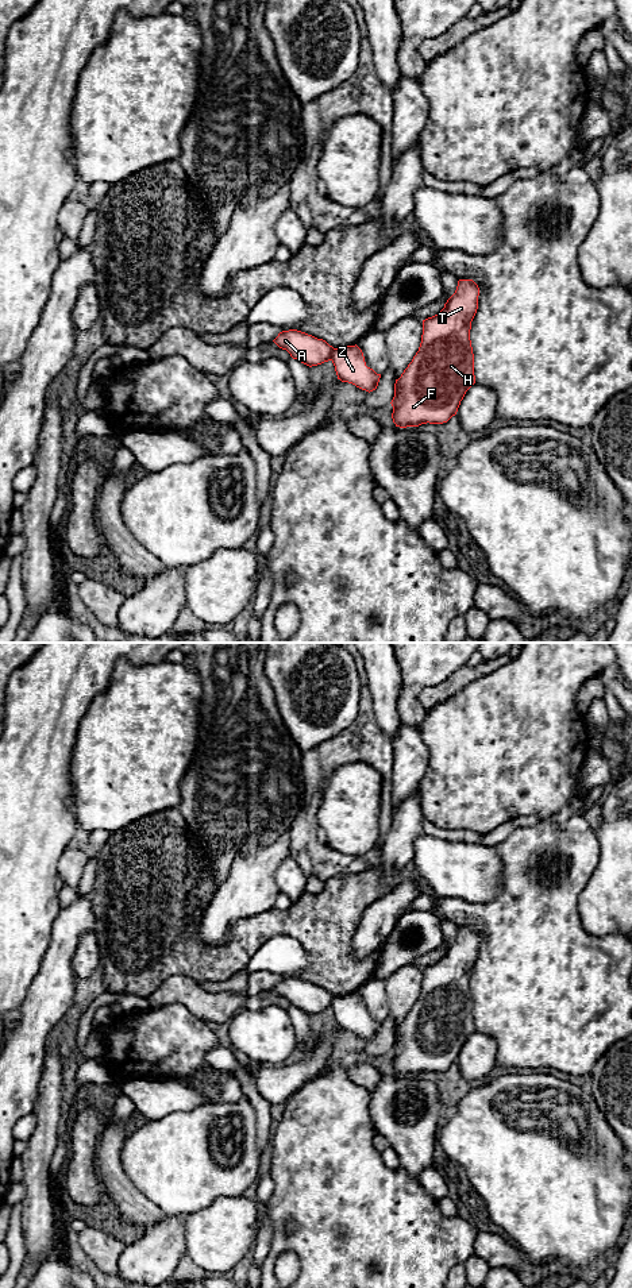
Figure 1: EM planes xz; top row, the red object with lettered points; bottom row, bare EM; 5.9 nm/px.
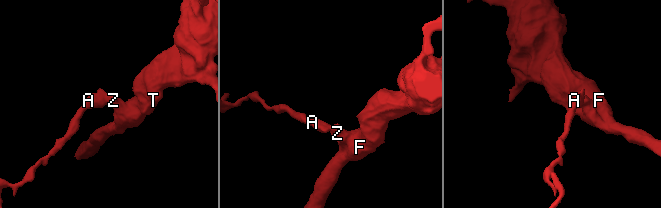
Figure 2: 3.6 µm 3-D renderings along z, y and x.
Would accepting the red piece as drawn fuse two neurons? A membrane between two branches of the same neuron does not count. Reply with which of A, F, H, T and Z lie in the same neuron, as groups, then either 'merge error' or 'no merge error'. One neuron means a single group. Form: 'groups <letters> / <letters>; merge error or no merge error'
groups A / F H T Z; merge error

